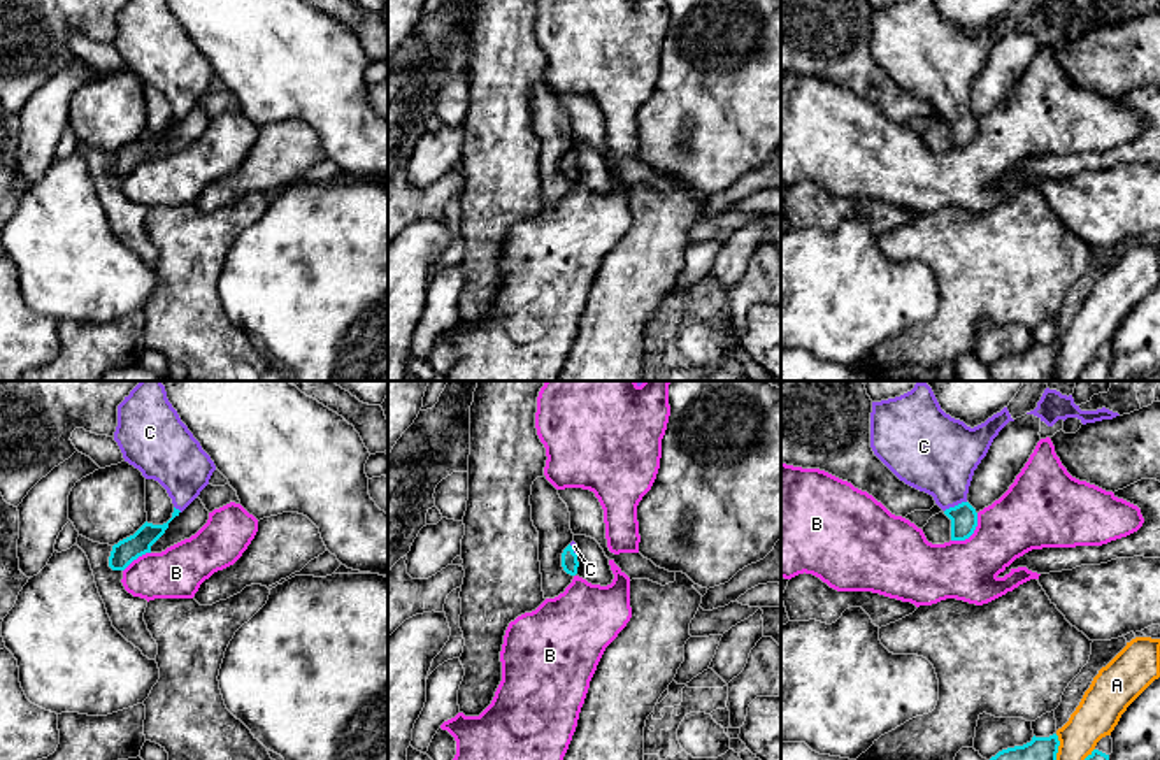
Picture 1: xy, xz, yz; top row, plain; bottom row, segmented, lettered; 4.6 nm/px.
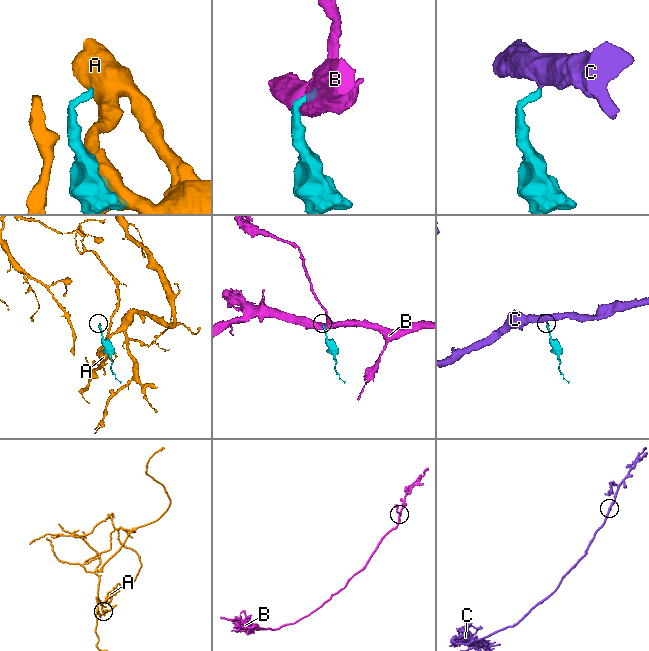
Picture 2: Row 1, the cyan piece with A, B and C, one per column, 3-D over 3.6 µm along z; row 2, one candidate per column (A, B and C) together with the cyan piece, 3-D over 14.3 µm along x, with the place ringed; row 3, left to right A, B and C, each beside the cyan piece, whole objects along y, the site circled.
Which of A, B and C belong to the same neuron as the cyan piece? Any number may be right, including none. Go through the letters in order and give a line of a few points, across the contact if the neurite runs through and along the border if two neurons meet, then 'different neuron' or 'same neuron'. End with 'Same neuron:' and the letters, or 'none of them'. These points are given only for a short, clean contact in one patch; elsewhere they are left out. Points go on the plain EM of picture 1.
A: different neuron
B: different neuron
C: yz (964, 125), (955, 113), (938, 62) | same neuron
Same neuron: C

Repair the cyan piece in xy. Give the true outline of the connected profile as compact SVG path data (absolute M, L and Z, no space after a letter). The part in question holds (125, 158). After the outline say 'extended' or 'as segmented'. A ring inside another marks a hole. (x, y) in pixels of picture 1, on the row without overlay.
M167 0L125 4L118 12L114 47L125 68L139 75L146 86L158 88L174 111L167 130L146 128L133 142L112 153L109 174L125 177L139 163L151 160L151 153L165 140L168 130L209 91L216 72L181 28Z | extended

